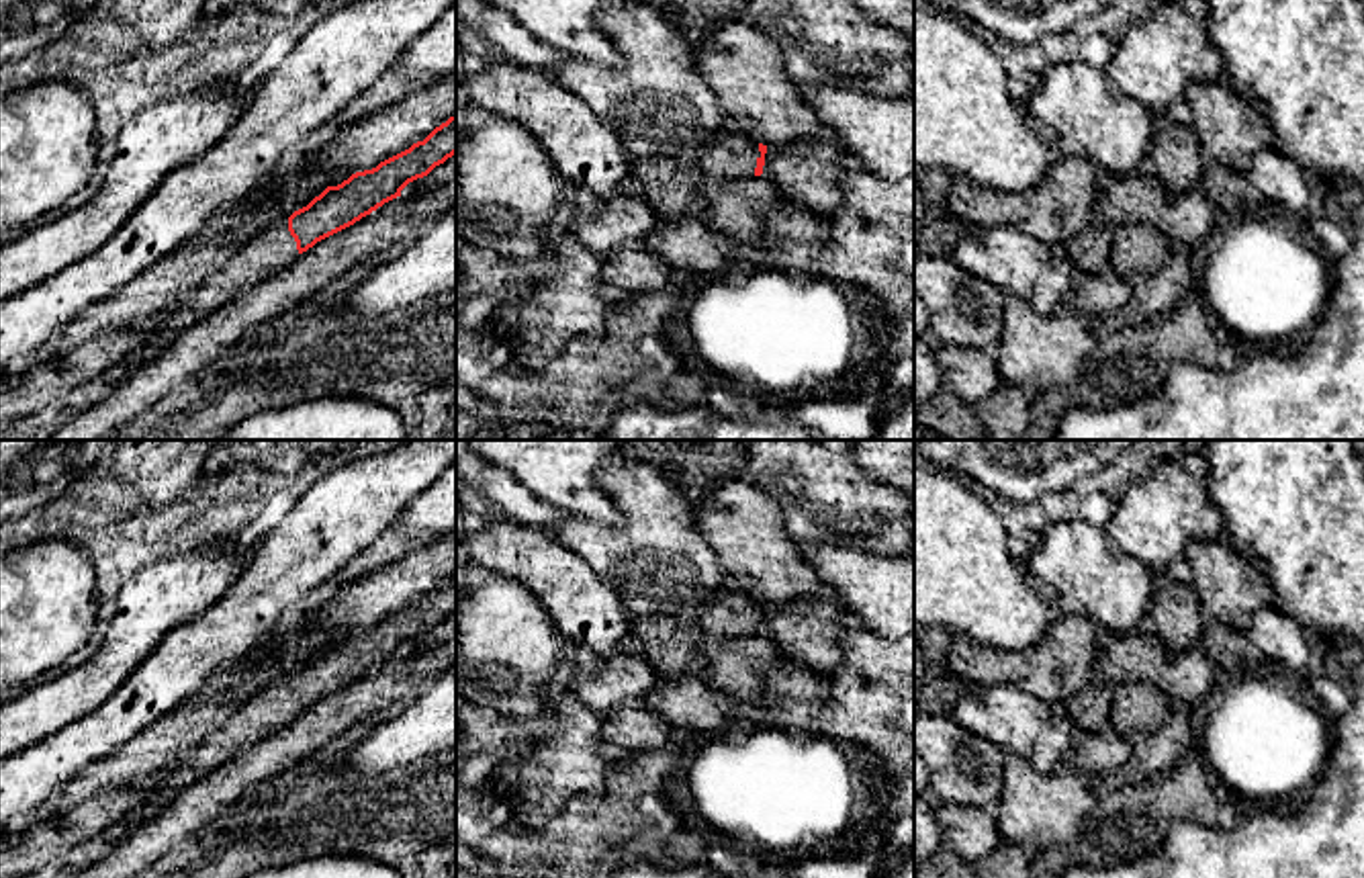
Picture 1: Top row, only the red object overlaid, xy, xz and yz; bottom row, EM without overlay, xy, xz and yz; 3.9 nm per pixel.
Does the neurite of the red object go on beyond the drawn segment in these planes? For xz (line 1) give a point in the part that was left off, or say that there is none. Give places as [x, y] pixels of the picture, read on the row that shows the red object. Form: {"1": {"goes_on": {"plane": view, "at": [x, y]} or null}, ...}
{"1": {"goes_on": {"plane": "xz", "at": [735, 154]}}}

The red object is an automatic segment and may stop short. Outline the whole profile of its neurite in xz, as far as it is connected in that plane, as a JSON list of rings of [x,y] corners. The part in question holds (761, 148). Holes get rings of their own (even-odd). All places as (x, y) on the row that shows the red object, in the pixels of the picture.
[[[728,129],[693,166],[706,176],[751,178],[763,174],[765,153],[767,145],[736,129]]]

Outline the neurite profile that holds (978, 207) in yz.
[[[1078,151],[1053,158],[1045,178],[1031,190],[1006,196],[965,174],[951,178],[951,213],[969,229],[1012,225],[1049,248],[1061,250],[1096,223],[1096,168]]]

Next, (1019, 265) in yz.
[[[1012,225],[971,229],[951,254],[963,270],[990,280],[1006,297],[1025,299],[1037,315],[1059,311],[1078,272],[1061,250]]]

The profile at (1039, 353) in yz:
[[[1006,297],[1004,330],[1000,334],[994,362],[1004,383],[1022,387],[1033,399],[1041,393],[1070,387],[1082,372],[1086,358],[1094,350],[1088,323],[1067,311],[1037,315],[1020,297]]]

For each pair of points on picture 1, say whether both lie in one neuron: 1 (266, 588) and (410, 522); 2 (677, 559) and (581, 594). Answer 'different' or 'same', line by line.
1: different
2: different

